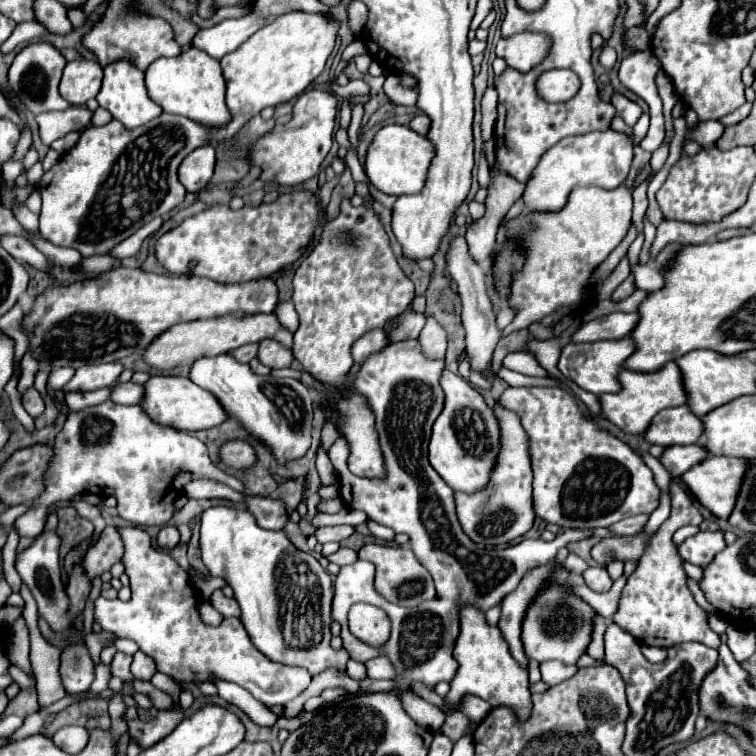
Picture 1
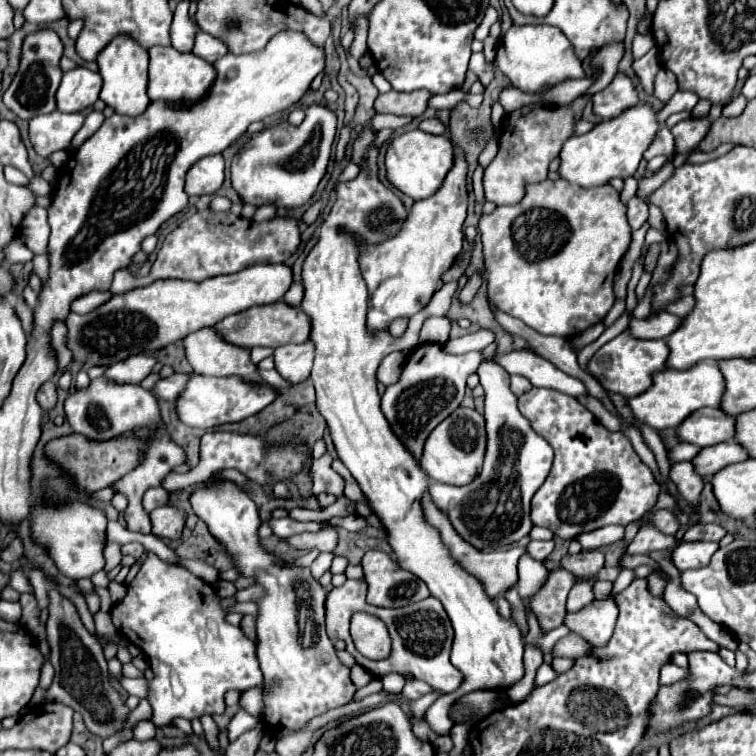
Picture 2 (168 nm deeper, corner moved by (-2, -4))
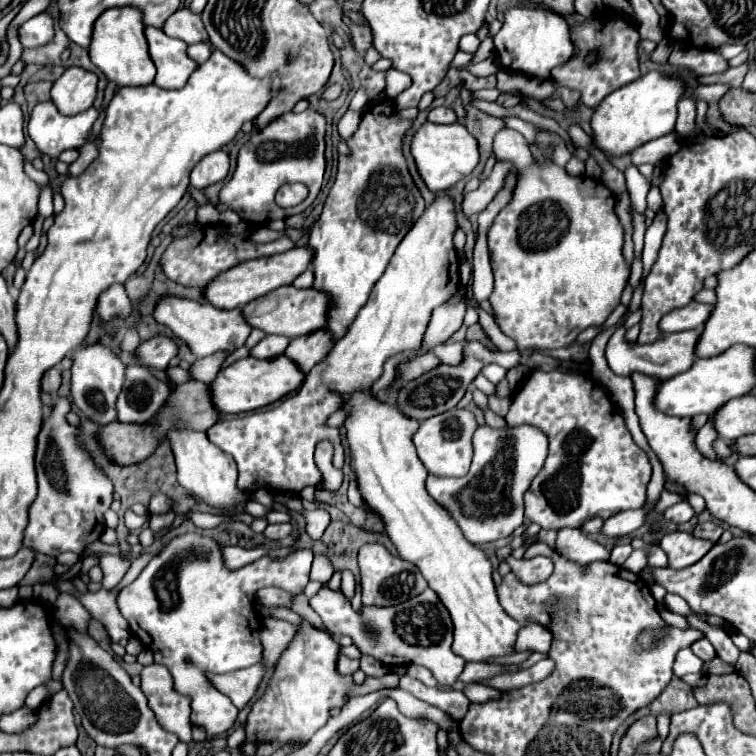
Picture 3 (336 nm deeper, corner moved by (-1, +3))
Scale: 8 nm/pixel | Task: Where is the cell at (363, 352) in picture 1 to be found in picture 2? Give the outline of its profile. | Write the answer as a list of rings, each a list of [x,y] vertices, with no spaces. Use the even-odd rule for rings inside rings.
[[[401,352],[389,354],[389,356],[381,362],[381,366],[379,366],[379,370],[377,370],[377,380],[379,380],[381,384],[385,384],[385,386],[391,386],[391,384],[397,382],[397,378],[401,376],[401,366],[405,366],[403,354],[401,354]]]

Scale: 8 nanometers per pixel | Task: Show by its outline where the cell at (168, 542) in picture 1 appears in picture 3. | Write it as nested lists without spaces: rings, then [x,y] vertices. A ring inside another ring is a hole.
[[[154,495],[152,499],[150,499],[150,513],[152,515],[162,515],[162,513],[166,513],[166,511],[172,511],[174,509],[174,501],[168,497],[168,495]]]

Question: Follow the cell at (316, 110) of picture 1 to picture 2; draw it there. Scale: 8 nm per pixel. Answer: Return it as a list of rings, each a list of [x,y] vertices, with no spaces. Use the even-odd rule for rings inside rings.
[[[313,104],[305,110],[305,120],[299,126],[281,122],[257,132],[245,148],[235,154],[231,164],[231,184],[243,204],[253,204],[259,208],[273,202],[275,208],[285,210],[307,204],[325,176],[335,126],[337,116],[329,110],[329,106]]]

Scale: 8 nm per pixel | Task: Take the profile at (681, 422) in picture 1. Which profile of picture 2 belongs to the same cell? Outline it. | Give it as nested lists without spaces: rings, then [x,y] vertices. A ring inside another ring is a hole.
[[[701,408],[677,428],[677,434],[681,442],[691,442],[701,448],[729,442],[735,438],[735,416],[719,408]]]

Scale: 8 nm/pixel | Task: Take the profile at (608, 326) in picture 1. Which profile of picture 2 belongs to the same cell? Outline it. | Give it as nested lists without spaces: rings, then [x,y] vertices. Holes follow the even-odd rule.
[[[671,312],[651,314],[647,320],[633,318],[629,324],[635,338],[667,338],[677,326],[681,326],[681,320]]]

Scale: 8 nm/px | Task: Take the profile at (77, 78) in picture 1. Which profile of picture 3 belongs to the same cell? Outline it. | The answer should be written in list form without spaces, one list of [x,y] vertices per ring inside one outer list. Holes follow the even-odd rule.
[[[68,67],[52,85],[52,101],[64,115],[76,115],[96,99],[98,77],[82,67]]]

